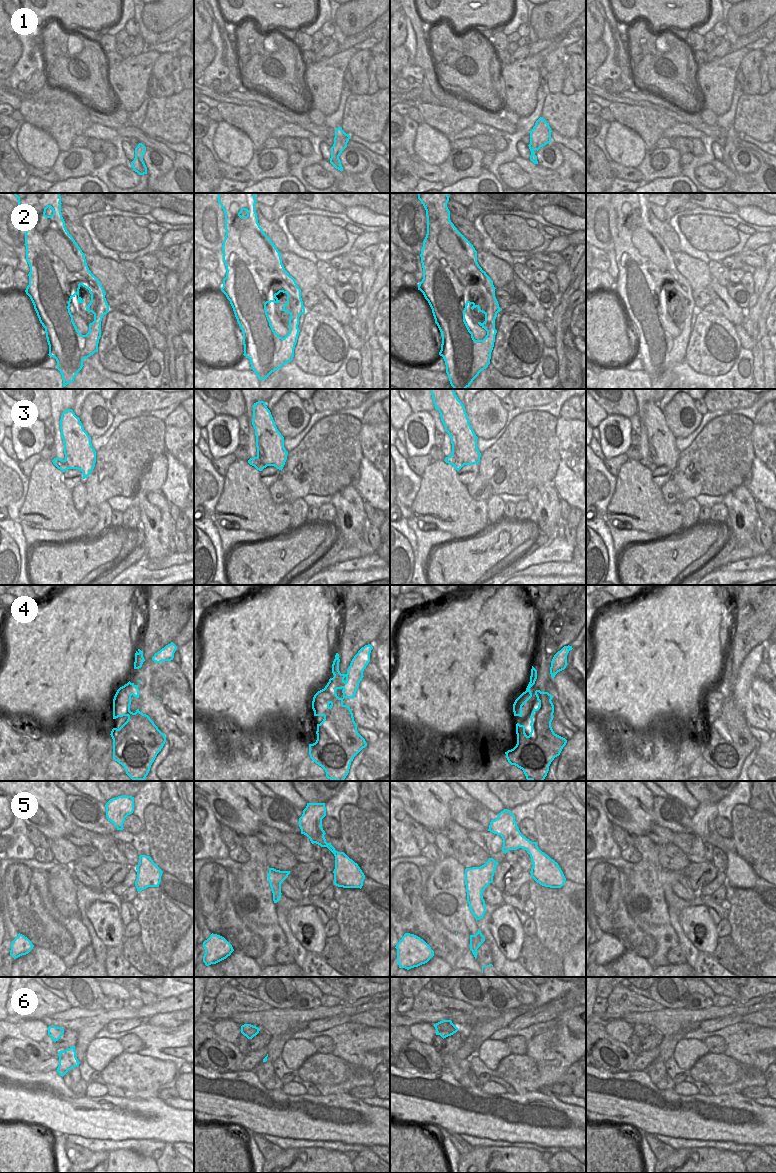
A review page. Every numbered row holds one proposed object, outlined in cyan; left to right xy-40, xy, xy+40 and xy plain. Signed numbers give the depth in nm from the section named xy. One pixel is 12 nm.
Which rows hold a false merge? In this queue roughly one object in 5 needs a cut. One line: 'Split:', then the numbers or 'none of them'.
Split: 3

